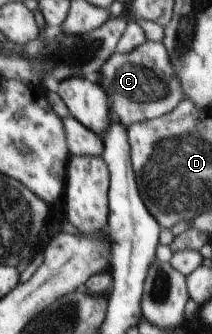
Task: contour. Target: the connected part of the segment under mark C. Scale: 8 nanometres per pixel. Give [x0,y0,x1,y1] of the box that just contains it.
[99,40,186,130]

